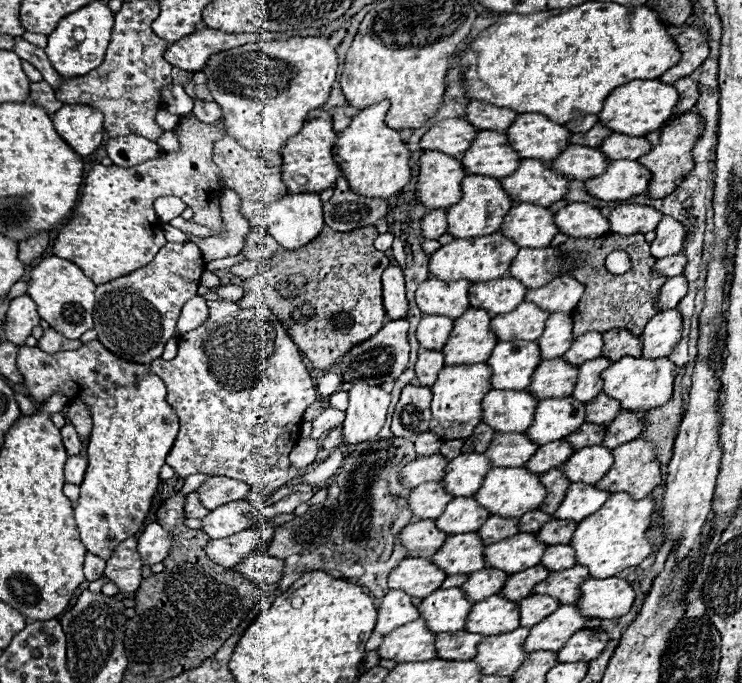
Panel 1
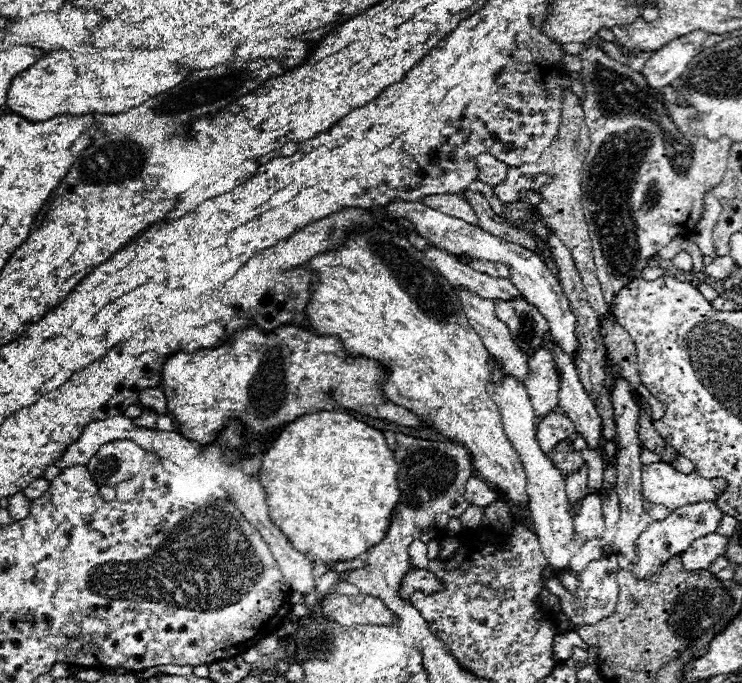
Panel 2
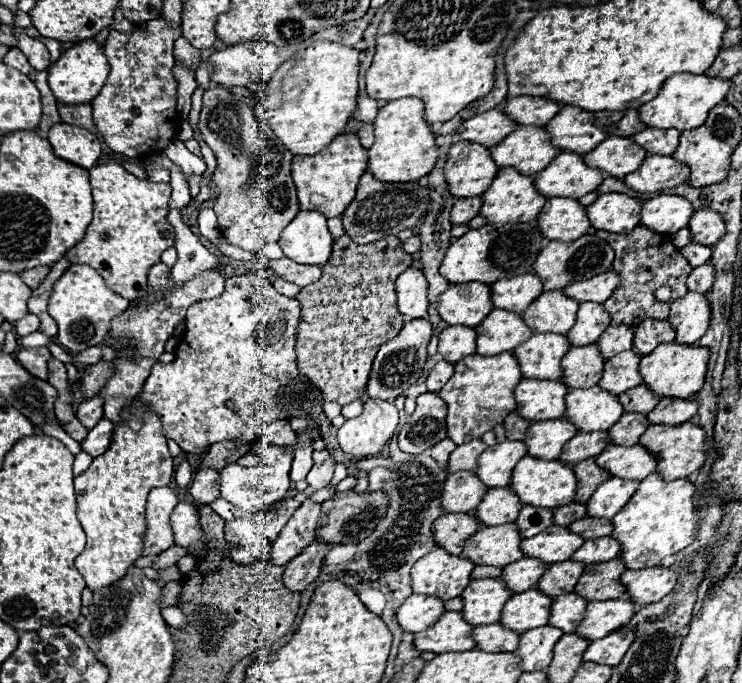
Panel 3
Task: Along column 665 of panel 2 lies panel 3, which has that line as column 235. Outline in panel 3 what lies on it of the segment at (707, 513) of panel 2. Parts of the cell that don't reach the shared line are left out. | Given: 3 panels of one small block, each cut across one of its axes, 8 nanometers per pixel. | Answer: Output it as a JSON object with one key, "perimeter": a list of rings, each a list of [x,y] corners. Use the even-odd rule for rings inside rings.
{"perimeter":[[[236,518],[226,522],[224,526],[226,546],[230,548],[230,558],[240,564],[256,564],[266,562],[270,554],[270,540],[258,532],[258,526],[252,520]]]}

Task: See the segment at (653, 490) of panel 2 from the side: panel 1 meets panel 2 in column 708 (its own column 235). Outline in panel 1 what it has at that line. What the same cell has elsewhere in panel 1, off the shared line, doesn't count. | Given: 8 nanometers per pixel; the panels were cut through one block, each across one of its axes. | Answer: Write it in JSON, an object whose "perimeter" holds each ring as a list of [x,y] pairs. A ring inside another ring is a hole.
{"perimeter":[[[210,476],[200,488],[196,488],[200,502],[210,510],[228,502],[242,500],[248,492],[248,484],[242,480],[230,480],[228,476]]]}

